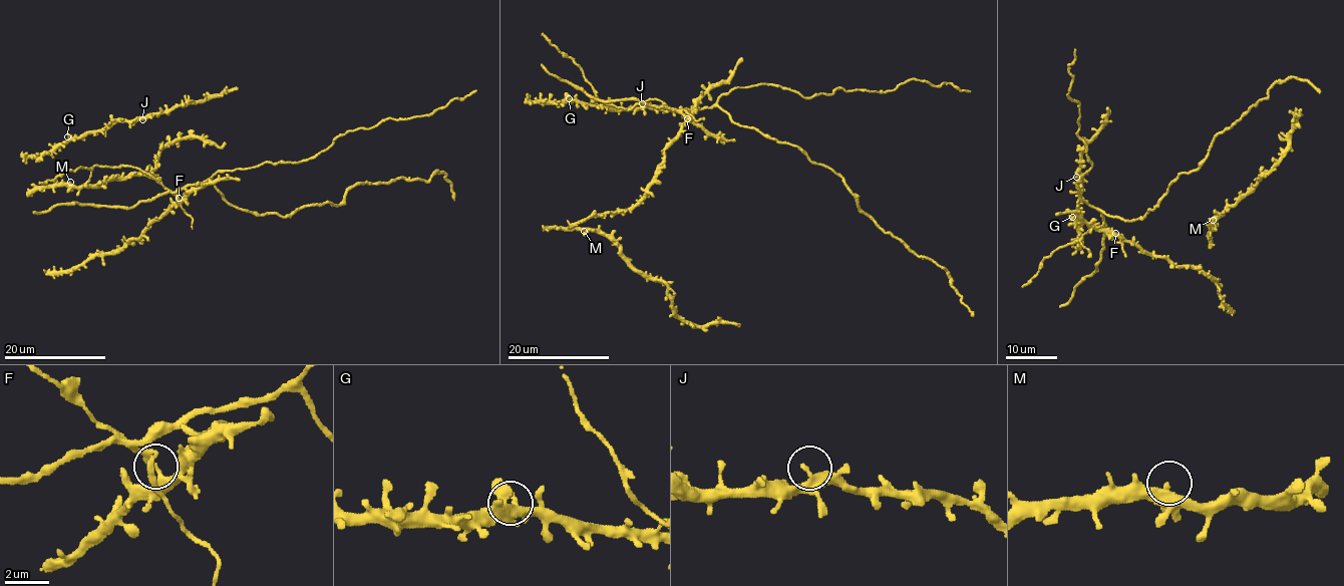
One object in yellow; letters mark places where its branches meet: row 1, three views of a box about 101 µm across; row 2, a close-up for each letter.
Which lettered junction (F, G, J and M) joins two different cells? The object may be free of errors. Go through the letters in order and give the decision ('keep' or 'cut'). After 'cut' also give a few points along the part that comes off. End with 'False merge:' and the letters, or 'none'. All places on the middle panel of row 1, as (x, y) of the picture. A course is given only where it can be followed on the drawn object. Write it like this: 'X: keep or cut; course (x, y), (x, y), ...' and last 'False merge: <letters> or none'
F: cut; course (687, 118), (685, 109), (716, 105), (830, 168), (886, 232), (946, 270), (973, 314)
G: keep
J: keep
M: keep
False merge: F

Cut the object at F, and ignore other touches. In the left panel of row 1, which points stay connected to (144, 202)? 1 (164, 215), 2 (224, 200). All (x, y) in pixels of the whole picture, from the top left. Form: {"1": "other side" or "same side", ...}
{"1": "other side", "2": "same side"}

